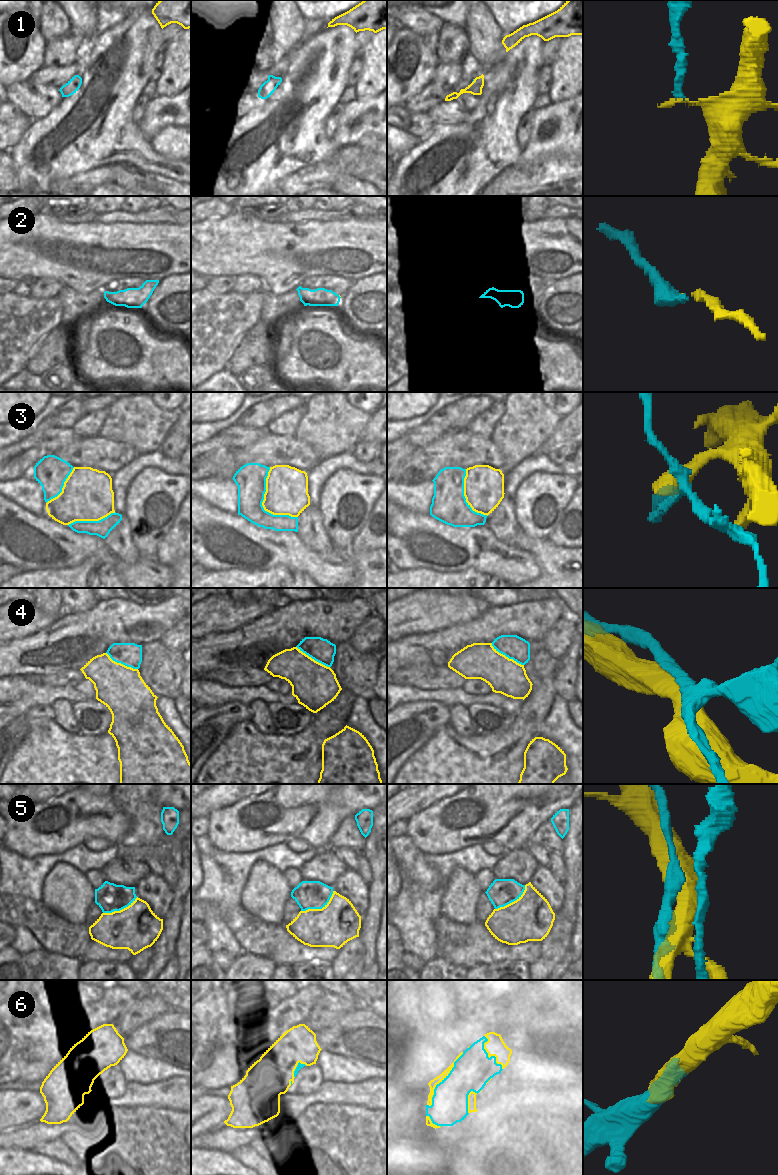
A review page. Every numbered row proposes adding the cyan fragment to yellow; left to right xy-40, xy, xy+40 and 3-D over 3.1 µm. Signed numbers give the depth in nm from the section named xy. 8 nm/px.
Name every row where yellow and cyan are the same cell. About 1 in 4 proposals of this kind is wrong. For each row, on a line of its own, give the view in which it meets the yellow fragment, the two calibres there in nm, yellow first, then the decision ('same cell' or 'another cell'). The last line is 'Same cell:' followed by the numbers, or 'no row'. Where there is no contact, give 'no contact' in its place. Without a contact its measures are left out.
1: xy+40 | 110/20 nm | another cell
2: no contact | same cell
3: xy | 340/240 nm | another cell
4: xy+40 | 280/190 nm | another cell
5: xy | 340/220 nm | another cell
6: xy+40 | 70/300 nm | same cell
Same cell: 2, 6

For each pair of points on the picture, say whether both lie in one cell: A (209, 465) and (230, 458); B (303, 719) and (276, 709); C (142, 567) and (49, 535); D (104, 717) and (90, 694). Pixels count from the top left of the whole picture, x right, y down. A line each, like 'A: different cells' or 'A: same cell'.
A: different cells
B: same cell
C: same cell
D: different cells

